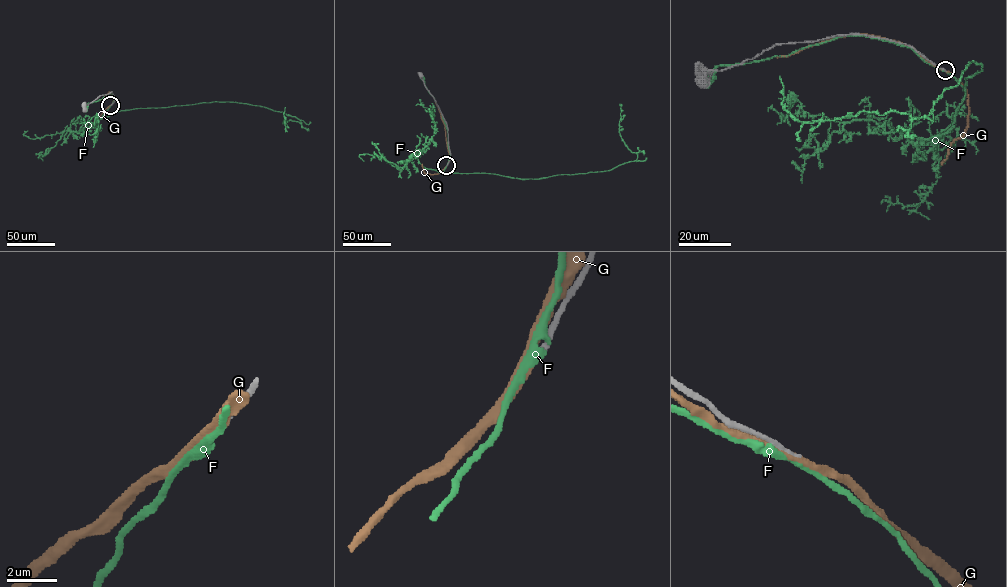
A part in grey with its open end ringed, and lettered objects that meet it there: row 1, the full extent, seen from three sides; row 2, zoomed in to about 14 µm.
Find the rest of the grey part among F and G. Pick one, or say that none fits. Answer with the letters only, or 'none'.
none

